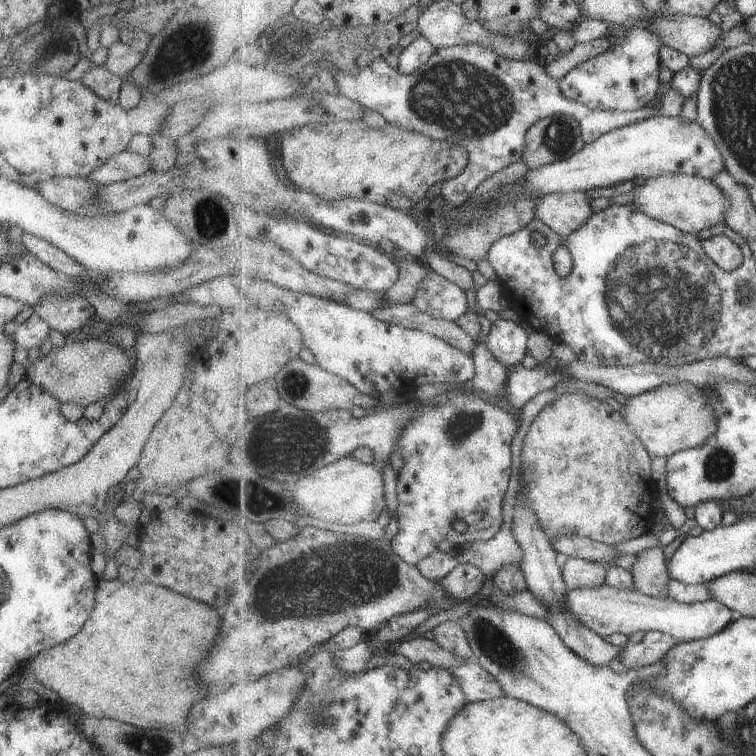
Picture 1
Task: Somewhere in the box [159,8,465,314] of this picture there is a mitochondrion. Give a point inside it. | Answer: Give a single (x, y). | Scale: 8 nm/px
(195, 45)

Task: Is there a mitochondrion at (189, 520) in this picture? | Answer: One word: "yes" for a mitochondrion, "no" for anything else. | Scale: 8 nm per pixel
no

